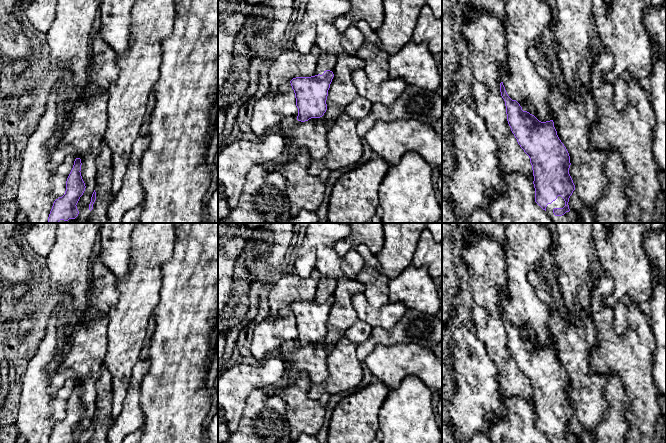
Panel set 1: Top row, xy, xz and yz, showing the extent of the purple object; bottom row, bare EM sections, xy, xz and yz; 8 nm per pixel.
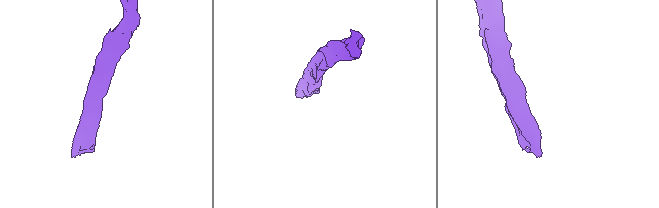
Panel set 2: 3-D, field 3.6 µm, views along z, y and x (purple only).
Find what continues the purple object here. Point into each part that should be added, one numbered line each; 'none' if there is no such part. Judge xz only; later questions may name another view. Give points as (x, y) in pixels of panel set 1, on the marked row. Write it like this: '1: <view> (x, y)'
none

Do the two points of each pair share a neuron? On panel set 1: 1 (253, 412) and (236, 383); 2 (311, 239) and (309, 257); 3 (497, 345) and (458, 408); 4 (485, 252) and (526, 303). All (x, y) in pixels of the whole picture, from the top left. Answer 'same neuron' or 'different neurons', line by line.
1: different neurons
2: same neuron
3: different neurons
4: different neurons

